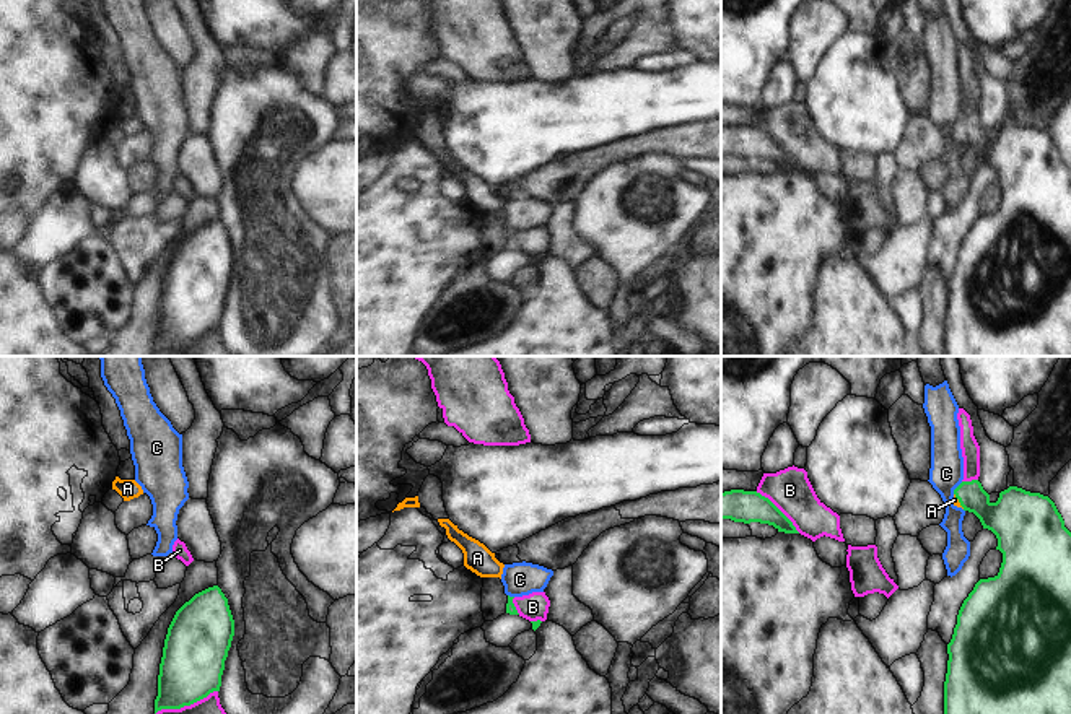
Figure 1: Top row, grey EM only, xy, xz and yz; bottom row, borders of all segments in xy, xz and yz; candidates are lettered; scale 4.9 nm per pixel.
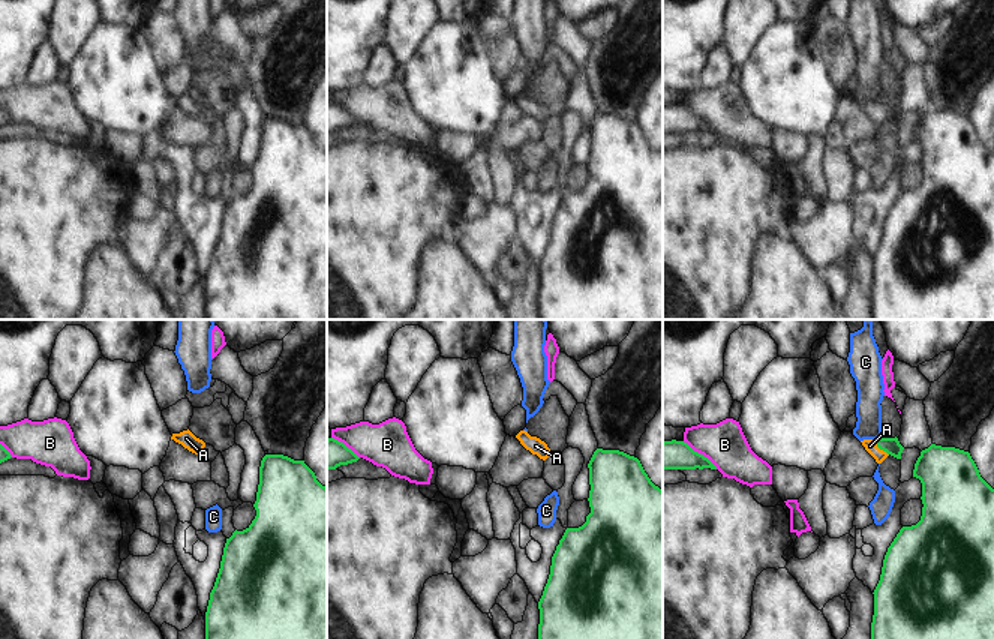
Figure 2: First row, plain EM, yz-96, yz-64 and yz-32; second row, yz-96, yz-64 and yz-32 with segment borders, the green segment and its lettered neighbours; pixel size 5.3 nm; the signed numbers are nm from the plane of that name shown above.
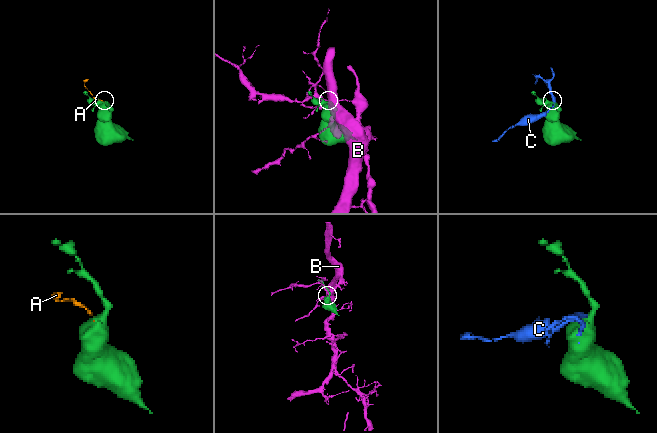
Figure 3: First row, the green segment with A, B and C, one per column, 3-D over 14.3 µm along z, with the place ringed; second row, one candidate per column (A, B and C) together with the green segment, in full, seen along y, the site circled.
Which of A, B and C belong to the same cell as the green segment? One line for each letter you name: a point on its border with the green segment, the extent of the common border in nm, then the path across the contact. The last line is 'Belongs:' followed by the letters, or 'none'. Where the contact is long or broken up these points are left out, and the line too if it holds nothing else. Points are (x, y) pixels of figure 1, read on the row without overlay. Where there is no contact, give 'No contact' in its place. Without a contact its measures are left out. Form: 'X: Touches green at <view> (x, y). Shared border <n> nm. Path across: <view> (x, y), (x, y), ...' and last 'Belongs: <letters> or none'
A: Touches green at yz (959, 137). Shared border 90 nm. Path across: yz (1006, 153), (975, 137), (959, 137), (954, 135)
Belongs: A.

